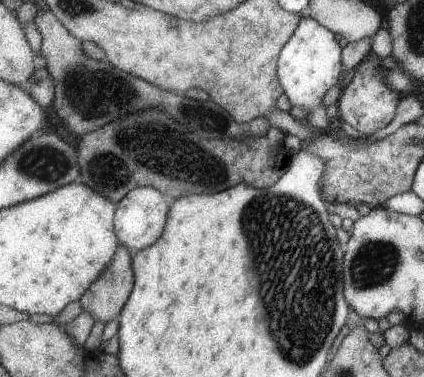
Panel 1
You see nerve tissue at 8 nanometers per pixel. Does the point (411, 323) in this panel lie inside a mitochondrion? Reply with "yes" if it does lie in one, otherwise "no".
no

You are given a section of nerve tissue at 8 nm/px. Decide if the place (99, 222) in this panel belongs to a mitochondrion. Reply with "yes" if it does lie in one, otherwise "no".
no

